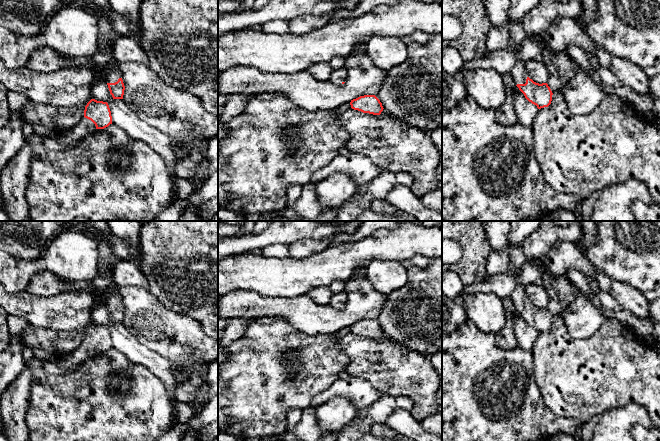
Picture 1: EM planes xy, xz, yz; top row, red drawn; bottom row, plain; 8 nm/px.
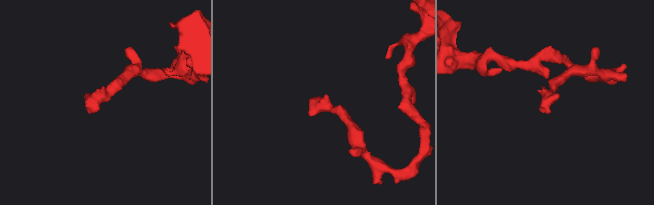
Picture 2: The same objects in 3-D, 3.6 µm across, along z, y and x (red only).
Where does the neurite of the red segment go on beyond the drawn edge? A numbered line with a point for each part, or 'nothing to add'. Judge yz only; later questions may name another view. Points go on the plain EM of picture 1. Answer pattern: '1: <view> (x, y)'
1: yz (519, 297)

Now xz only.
1: xz (338, 300)

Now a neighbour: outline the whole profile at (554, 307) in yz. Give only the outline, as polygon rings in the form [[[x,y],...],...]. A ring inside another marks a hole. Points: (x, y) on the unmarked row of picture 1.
[[[550,297],[547,308],[550,311],[553,318],[559,316],[562,311],[561,305],[557,298]]]

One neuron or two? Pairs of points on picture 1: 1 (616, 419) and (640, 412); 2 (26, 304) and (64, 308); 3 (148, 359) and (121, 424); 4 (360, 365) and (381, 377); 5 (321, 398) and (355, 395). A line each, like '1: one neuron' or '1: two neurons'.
1: one neuron
2: one neuron
3: two neurons
4: one neuron
5: one neuron

